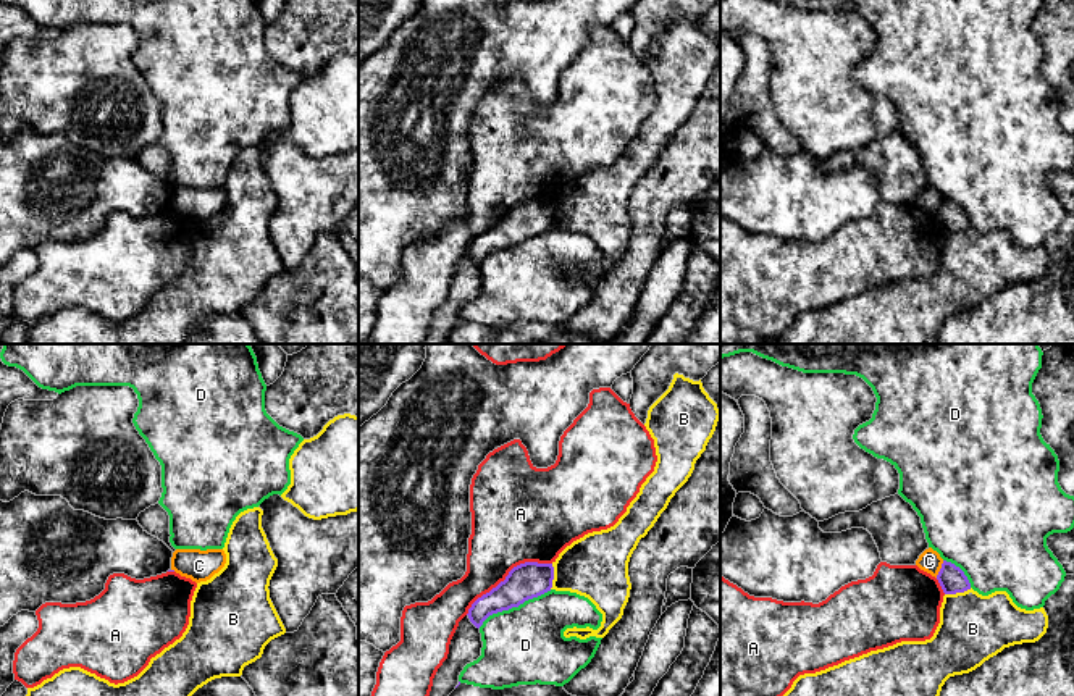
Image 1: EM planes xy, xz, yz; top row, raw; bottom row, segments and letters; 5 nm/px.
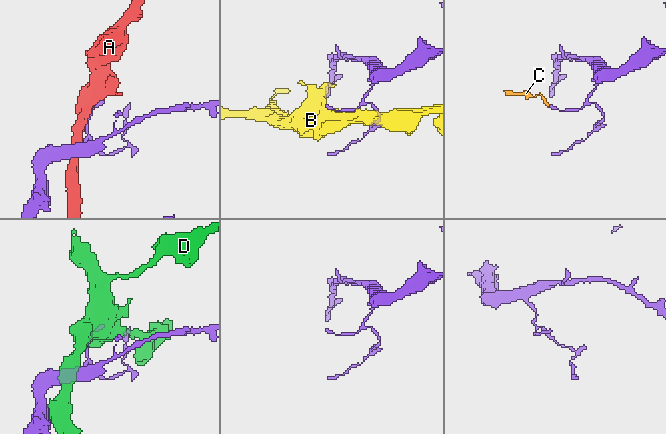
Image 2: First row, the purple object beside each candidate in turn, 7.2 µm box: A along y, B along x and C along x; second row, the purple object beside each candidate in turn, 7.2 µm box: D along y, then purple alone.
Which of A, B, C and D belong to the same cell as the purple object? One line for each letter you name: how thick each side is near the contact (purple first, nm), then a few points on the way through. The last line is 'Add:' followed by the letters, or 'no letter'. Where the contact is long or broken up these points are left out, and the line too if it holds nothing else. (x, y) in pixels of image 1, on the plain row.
Add: no letter

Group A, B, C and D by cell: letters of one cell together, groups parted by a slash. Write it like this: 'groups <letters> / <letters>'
groups A / B / C / D

